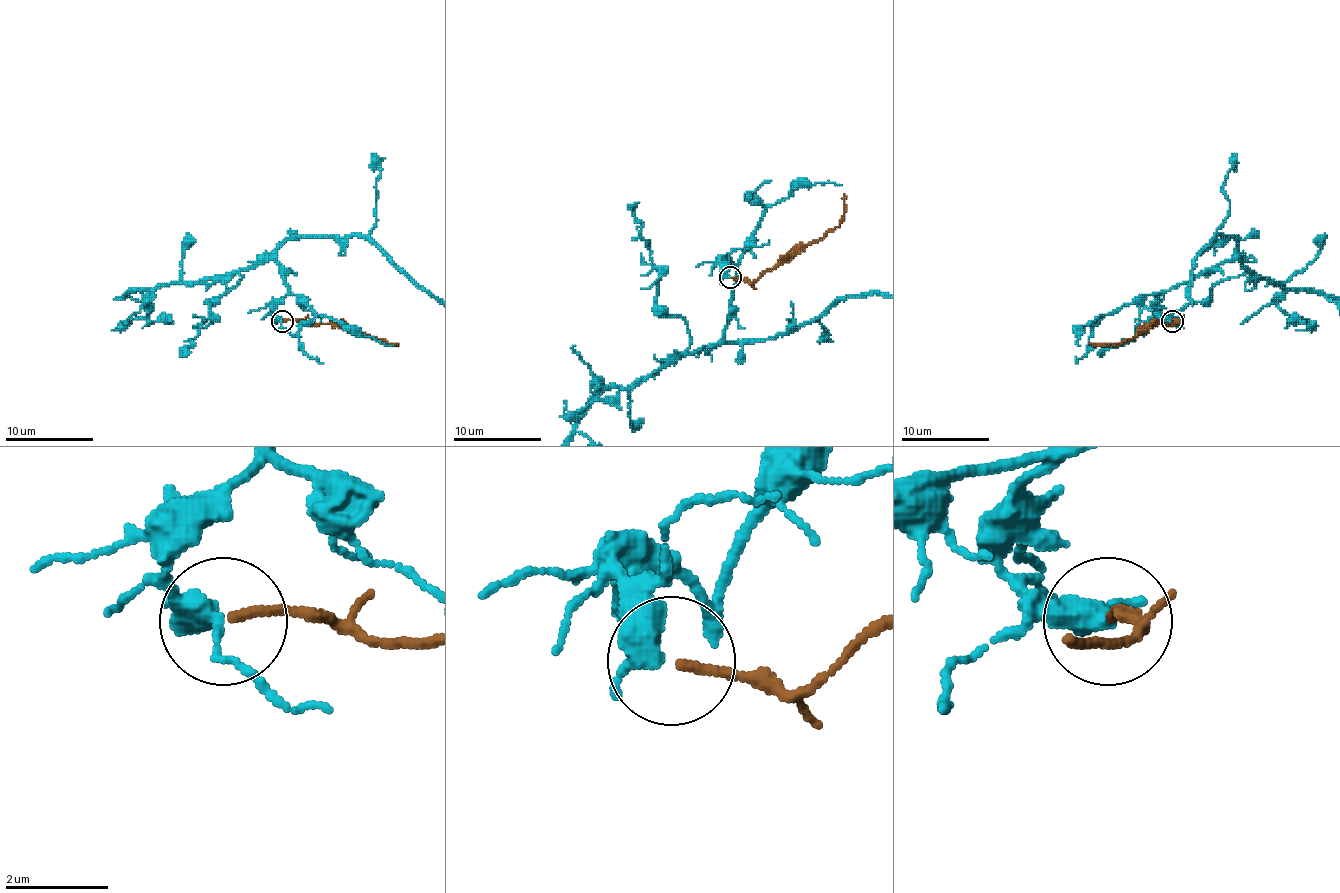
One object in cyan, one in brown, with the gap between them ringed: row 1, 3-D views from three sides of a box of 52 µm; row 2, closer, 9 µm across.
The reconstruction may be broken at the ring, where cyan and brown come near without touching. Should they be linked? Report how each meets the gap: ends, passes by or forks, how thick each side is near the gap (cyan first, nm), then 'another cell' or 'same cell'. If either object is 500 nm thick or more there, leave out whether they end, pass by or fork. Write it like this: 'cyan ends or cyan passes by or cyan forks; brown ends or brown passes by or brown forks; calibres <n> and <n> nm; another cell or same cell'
cyan passes by; brown ends; calibres 380 and 180 nm; another cell

